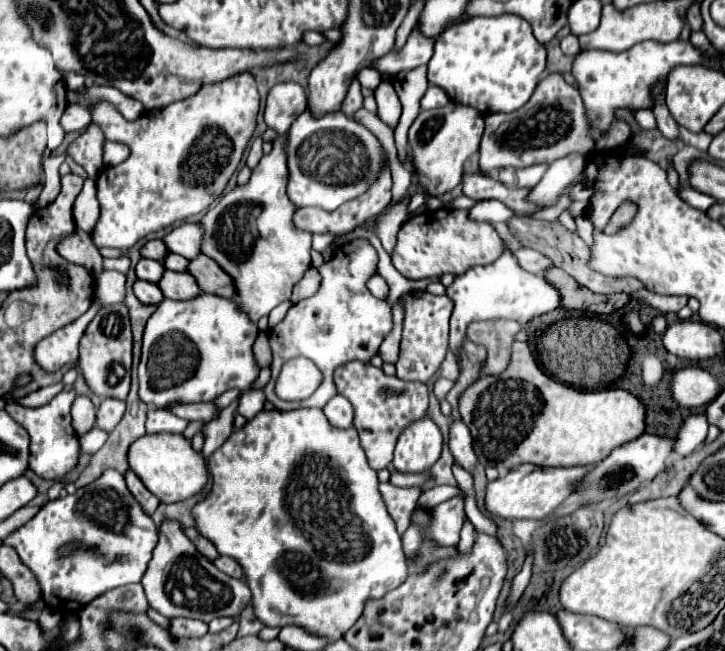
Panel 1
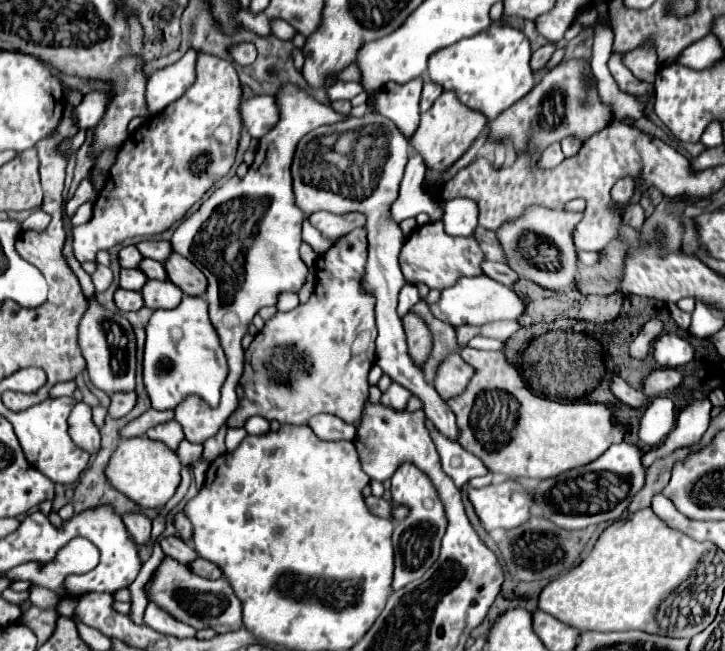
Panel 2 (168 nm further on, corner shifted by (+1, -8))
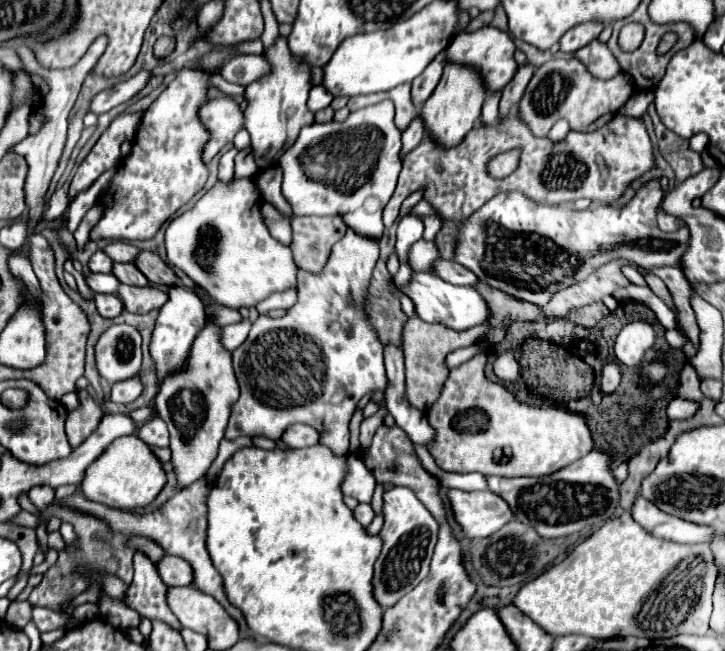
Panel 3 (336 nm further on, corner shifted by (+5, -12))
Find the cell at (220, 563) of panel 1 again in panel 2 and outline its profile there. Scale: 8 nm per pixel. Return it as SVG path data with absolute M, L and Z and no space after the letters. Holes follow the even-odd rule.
M204 558L194 560L194 562L190 564L190 568L192 568L192 572L196 572L198 576L208 578L208 580L218 580L218 578L222 576L220 568L218 568L216 564L212 564L212 562L208 562L208 560L204 560Z

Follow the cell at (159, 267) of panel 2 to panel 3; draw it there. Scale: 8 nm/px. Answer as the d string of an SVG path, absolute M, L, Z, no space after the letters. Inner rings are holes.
M132 262L114 264L112 274L114 274L122 284L130 284L130 286L146 286L146 284L148 284L146 276L144 276Z

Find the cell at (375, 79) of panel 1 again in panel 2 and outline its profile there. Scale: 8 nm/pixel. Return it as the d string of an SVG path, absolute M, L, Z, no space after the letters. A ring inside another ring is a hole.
M338 82L332 84L326 92L332 100L352 100L354 96L364 92L364 86L360 82Z

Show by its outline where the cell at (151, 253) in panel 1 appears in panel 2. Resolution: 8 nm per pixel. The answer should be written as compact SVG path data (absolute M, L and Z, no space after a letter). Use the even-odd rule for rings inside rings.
M126 246L120 250L120 266L122 268L138 268L142 258L144 256L140 256L140 252L136 252L136 246Z

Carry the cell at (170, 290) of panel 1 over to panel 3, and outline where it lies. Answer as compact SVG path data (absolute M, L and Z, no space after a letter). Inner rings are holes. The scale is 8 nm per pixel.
M120 286L118 290L118 298L124 304L126 312L132 314L148 314L154 308L162 308L162 304L166 304L168 296L164 292L160 292L158 288L136 288L136 286Z

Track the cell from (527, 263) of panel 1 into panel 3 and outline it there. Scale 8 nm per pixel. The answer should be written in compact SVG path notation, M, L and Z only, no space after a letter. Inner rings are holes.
M438 258L436 264L432 264L432 274L440 276L442 280L448 280L450 284L456 284L456 286L474 286L474 284L478 284L476 276L468 268L462 268L458 262L452 262L452 260Z

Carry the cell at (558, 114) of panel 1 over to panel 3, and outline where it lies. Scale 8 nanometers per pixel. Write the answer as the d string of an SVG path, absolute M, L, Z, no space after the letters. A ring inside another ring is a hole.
M554 58L536 68L520 100L520 116L536 136L546 136L558 118L566 118L572 130L588 132L594 128L594 124L602 124L606 116L614 116L614 112L626 104L632 92L634 82L626 72L620 72L620 76L614 76L612 80L600 80L592 76L576 58Z

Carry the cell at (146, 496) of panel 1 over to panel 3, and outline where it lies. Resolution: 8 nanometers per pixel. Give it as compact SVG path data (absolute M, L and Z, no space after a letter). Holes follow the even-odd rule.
M142 552L134 554L134 580L130 582L122 604L140 612L144 618L162 620L168 626L180 630L180 622L166 604L168 586L160 580L156 564L150 562Z

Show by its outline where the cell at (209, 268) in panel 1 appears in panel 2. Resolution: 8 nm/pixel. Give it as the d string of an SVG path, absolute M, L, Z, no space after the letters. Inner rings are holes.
M172 254L166 262L166 272L168 280L172 280L184 294L188 296L204 296L206 294L206 276L184 256Z

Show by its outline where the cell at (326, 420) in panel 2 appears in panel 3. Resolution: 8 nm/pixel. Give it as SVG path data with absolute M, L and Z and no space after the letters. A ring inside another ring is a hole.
M294 424L288 430L284 430L284 436L280 436L280 440L288 448L308 448L308 446L314 446L318 438L320 438L318 432L306 424Z

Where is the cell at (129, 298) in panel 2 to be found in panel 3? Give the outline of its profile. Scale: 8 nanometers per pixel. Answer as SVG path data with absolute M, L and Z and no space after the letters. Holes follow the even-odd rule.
M94 294L94 302L104 318L116 318L124 310L120 298L116 298L114 294Z

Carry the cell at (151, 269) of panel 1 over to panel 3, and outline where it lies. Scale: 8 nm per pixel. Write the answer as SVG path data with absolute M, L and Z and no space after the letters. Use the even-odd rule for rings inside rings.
M88 274L86 284L92 292L102 292L102 294L114 294L120 282L112 274Z

